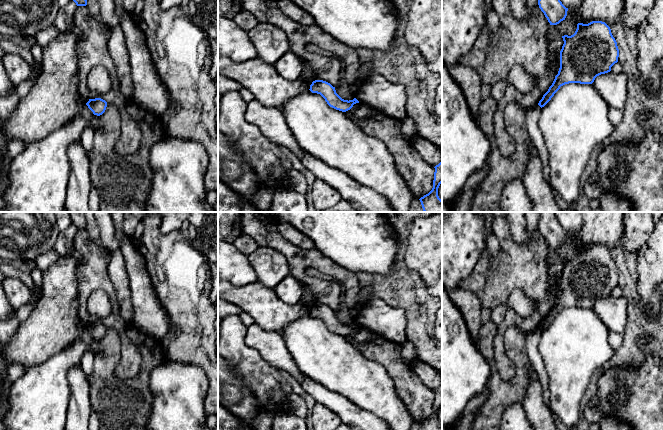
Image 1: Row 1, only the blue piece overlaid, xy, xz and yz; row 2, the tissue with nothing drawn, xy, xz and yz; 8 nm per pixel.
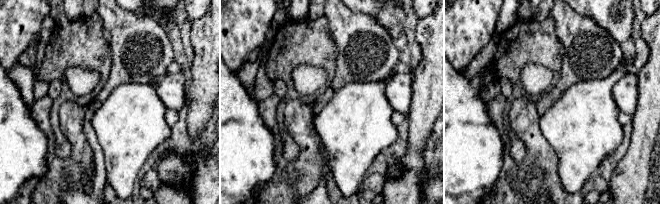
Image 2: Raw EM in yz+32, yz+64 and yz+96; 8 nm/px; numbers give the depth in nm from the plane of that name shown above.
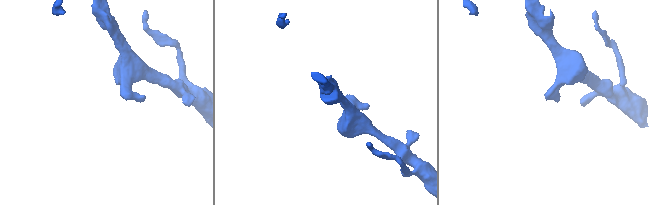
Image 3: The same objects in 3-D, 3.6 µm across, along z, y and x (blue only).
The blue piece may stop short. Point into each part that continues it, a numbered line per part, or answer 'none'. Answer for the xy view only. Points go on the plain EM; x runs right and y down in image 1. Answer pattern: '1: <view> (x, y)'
none

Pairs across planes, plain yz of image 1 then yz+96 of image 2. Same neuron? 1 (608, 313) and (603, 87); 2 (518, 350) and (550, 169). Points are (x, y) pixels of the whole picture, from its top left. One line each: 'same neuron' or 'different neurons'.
1: different neurons
2: same neuron

